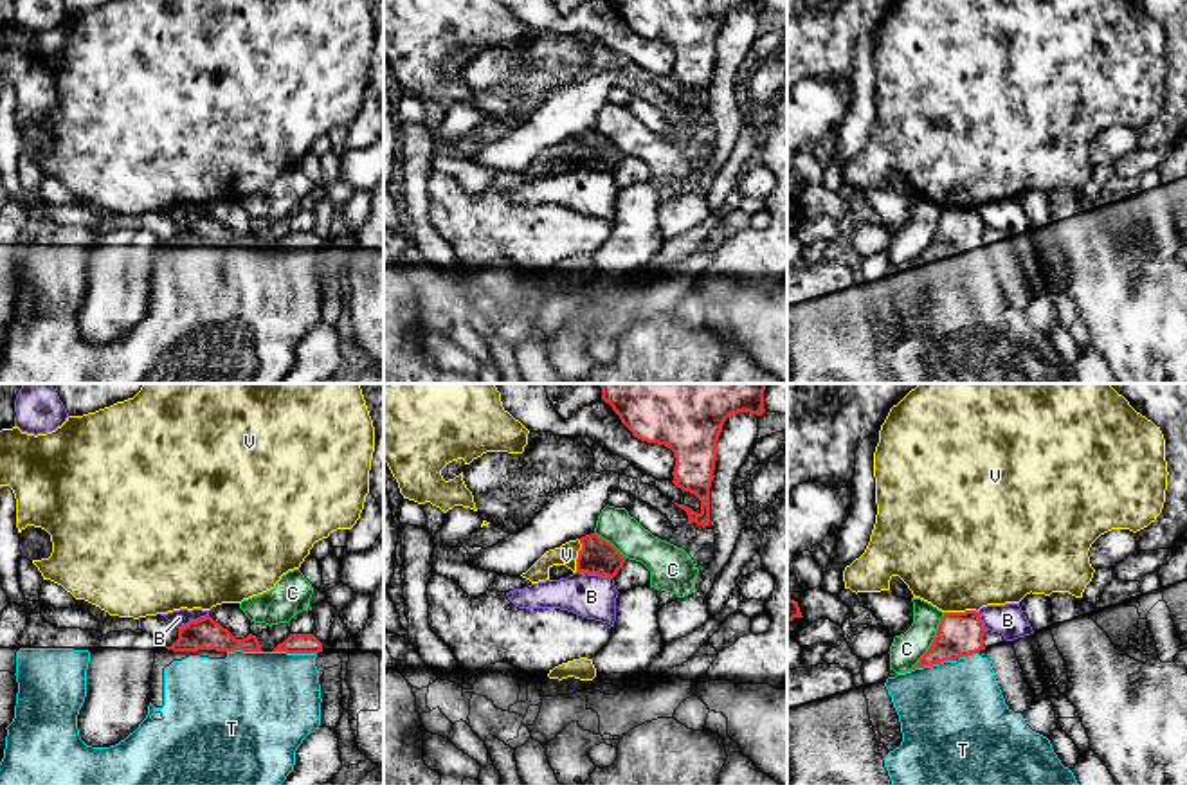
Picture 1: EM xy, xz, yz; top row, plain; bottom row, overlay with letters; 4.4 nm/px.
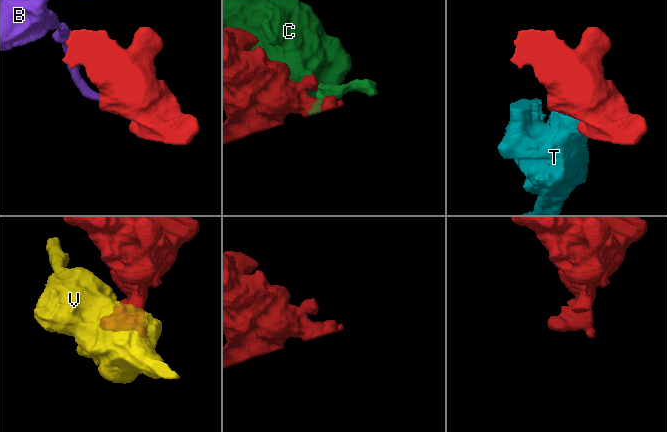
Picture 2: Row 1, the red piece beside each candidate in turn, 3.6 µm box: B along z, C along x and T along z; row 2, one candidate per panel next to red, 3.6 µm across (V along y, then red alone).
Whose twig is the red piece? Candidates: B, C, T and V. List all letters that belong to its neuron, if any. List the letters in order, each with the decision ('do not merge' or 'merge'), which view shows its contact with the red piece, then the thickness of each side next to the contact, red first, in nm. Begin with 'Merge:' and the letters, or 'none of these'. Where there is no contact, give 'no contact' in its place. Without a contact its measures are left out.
Merge: T
B: do not merge | xz | 160/200 nm
C: do not merge | yz | 200/140 nm
T: merge | yz | 200/480 nm
V: do not merge | yz | 200/480 nm

